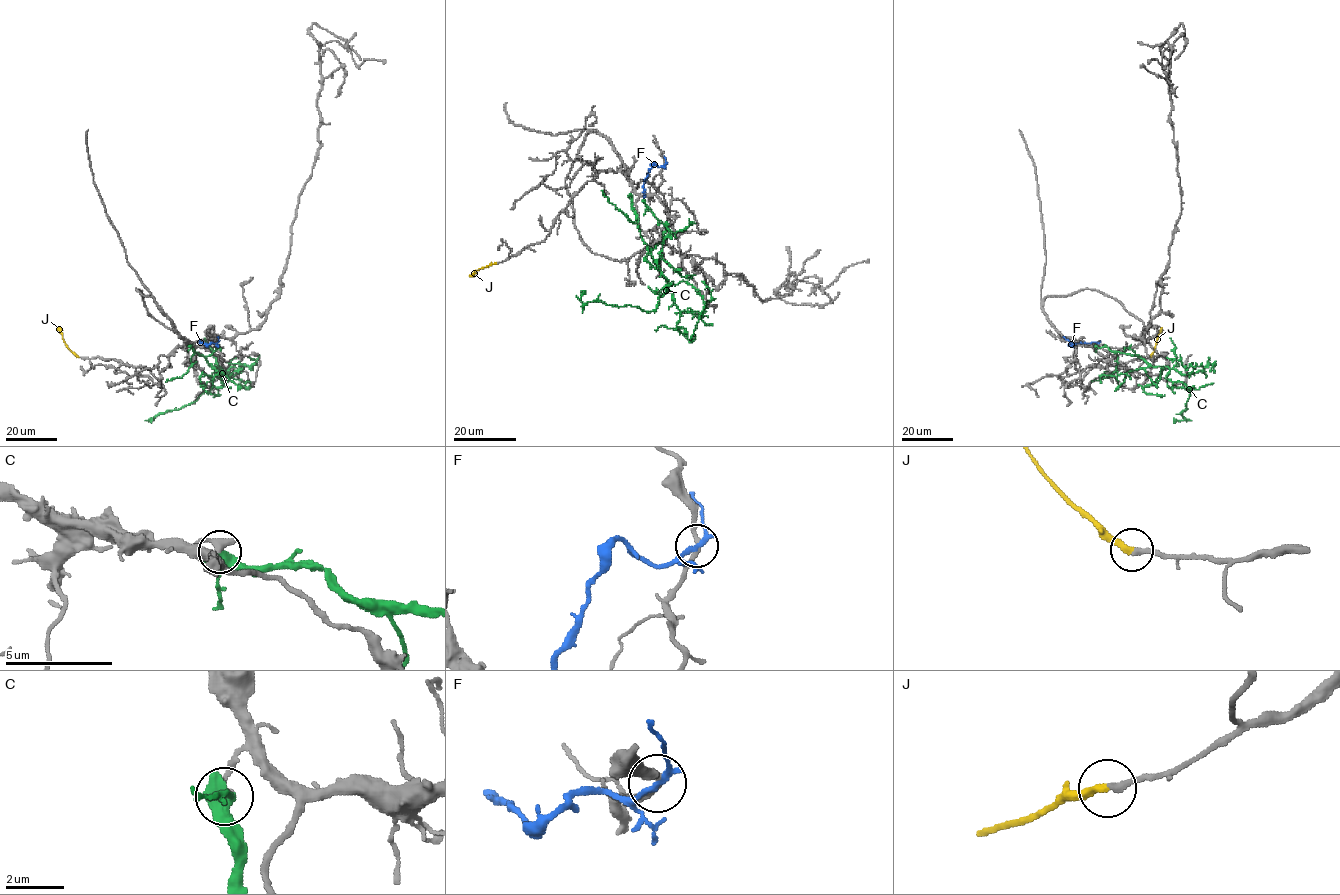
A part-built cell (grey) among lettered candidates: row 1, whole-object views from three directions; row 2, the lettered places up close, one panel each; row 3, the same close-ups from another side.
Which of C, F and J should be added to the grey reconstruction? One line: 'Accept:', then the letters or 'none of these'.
Accept: J

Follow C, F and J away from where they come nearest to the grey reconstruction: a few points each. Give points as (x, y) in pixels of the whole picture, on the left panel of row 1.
C: (189, 345), (211, 366), (220, 366), (224, 373), (222, 387), (214, 386), (189, 404), (153, 417)
F: (218, 341), (207, 345), (199, 341)
J: (79, 357), (67, 346), (58, 328)

